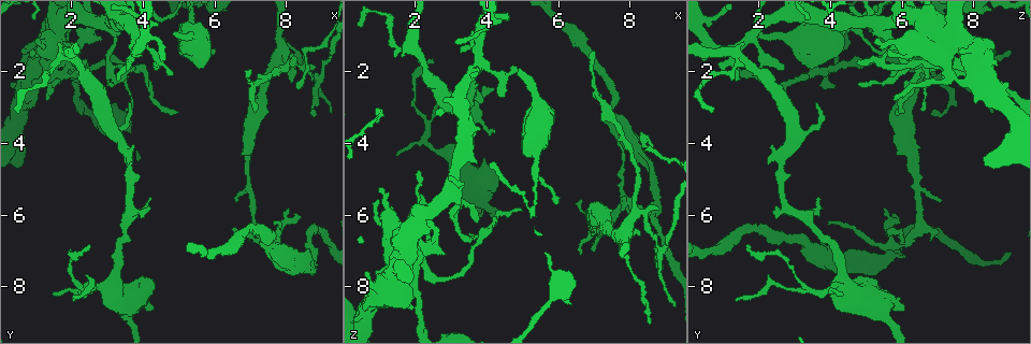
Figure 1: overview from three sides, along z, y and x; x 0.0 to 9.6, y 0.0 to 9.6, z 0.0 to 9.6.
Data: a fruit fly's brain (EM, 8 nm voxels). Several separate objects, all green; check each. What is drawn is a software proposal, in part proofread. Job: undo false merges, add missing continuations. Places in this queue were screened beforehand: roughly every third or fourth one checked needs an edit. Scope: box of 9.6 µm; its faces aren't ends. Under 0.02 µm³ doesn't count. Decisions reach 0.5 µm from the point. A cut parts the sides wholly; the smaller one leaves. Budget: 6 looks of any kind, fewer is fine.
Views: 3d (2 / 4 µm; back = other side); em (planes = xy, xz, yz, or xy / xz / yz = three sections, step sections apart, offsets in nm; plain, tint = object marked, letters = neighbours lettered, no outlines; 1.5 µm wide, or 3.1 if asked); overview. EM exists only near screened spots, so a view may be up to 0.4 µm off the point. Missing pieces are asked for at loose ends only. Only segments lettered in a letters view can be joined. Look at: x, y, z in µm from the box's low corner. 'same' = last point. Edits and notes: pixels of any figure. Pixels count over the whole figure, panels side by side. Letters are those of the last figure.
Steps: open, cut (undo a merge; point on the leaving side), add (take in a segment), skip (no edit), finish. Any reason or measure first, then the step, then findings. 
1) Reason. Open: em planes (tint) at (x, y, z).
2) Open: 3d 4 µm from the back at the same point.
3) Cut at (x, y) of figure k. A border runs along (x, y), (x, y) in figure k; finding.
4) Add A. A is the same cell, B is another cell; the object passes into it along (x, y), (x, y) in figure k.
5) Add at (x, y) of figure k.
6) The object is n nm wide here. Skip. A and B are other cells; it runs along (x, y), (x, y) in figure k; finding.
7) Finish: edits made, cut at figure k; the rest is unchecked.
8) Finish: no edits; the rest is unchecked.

Free end. Open: 3d 4 µm from the back at (4.85, 0.95, 2.00).

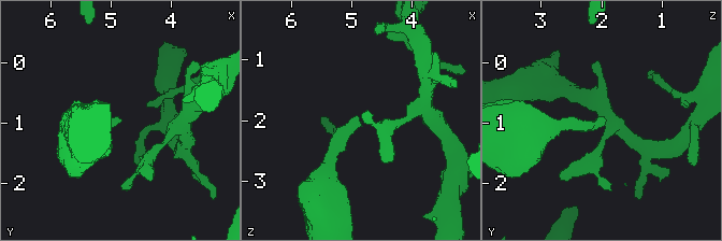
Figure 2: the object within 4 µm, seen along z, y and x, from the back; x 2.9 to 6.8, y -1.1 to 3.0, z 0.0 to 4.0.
Need the tissue. Open: em planes (letters) at (4.85, 0.95, 1.95).

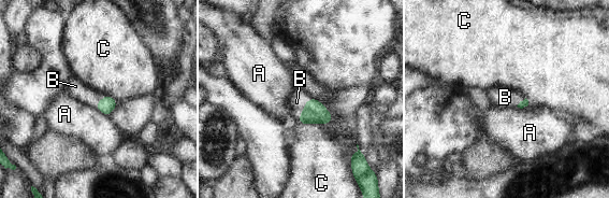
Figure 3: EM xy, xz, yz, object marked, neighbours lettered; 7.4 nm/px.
Add B. B is the same cell, A and C are other cells; the object passes into it along (314, 112), (303, 110), (296, 102) in figure 3; the neuron continues.

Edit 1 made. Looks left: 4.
Free end. Open: em planes (letters) at (3.30, 2.25, 1.45).

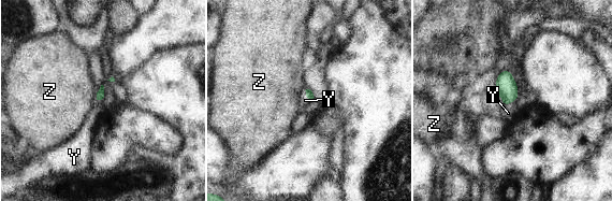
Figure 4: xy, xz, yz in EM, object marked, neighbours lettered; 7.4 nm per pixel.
Add Y. Y is the same cell, Z is another cell; the object passes into it along (506, 86), (509, 103), (508, 113) in figure 4; the neuron continues.

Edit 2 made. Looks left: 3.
Sudden change in width. Open: em xz step 4 (letters) at (3.60, 8.65, 5.30).

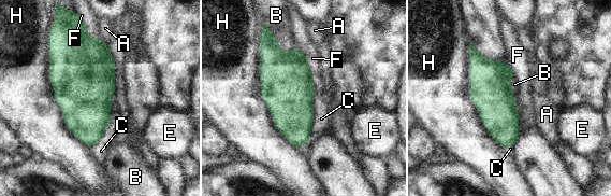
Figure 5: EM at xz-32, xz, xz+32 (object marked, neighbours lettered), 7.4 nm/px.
Skip. A, B, C, E, F and H are other cells; a border runs along (314, 94), (311, 132), (299, 148) in figure 5; all the same neuron.

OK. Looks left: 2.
Finish: edits made, add at figure 3, add at figure 4; the rest is unchecked.

